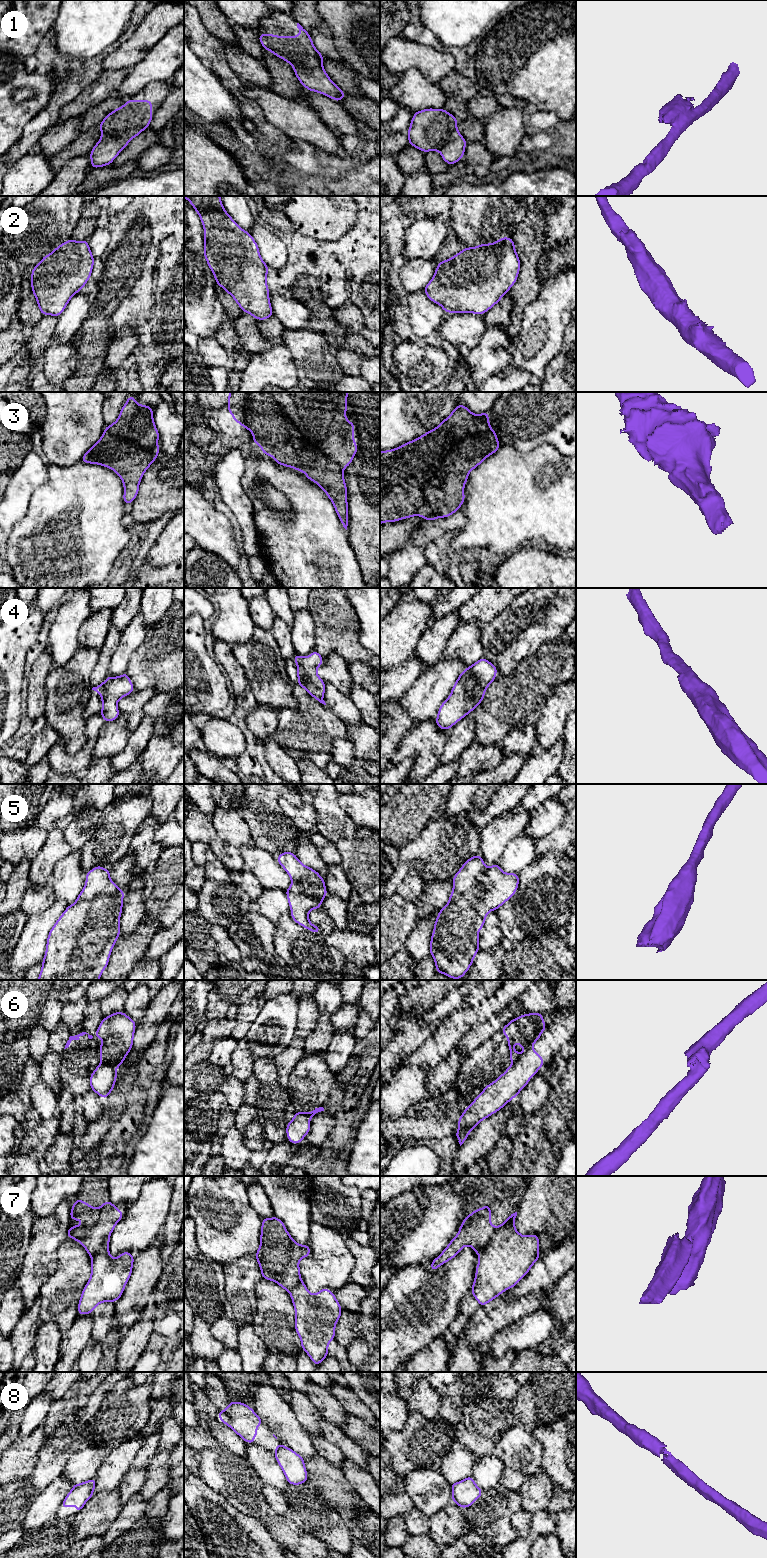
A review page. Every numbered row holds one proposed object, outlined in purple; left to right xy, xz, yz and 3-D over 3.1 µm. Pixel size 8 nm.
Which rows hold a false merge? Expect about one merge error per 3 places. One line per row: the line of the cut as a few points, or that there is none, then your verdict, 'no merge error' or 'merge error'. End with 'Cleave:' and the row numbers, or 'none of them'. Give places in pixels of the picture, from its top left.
1: no cut; no merge error
2: no cut; no merge error
3: no cut; no merge error
4: no cut; no merge error
5: no cut; no merge error
6: cut in yz along (532, 1046), (512, 1063); merge error
7: cut in yz along (495, 1228), (488, 1244), (479, 1254); merge error
8: cut in xy along (82, 1483), (73, 1488); merge error
Cleave: 6, 7, 8

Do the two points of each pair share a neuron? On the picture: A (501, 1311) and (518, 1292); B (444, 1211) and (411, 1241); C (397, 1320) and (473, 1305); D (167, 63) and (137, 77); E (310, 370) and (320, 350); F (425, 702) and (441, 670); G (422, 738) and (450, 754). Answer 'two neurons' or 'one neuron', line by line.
A: two neurons
B: one neuron
C: two neurons
D: one neuron
E: one neuron
F: one neuron
G: two neurons

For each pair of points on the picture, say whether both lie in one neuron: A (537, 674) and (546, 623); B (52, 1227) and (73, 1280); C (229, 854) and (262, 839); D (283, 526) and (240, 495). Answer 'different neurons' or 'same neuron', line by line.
A: different neurons
B: different neurons
C: different neurons
D: different neurons

